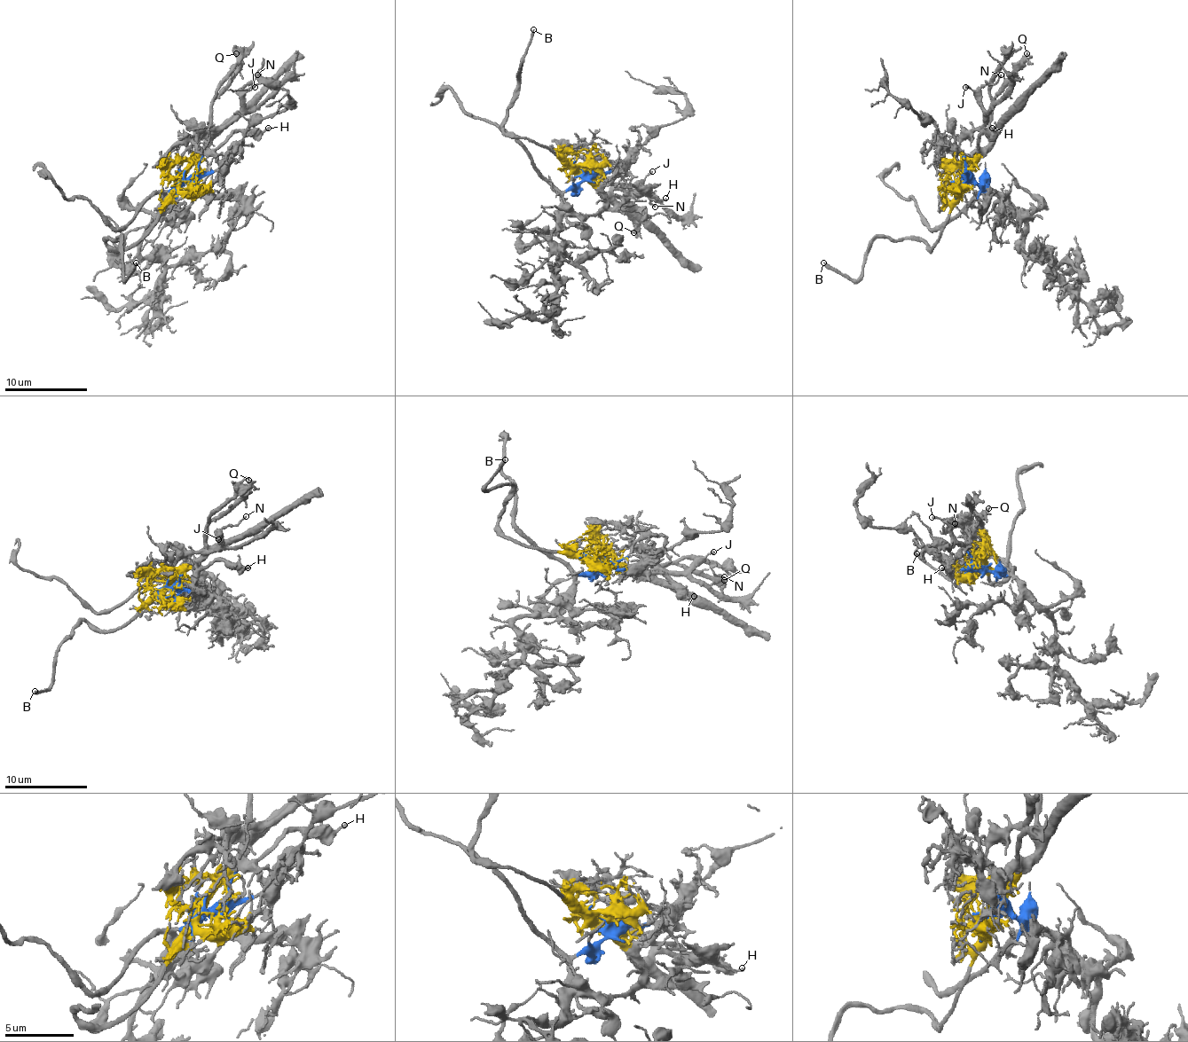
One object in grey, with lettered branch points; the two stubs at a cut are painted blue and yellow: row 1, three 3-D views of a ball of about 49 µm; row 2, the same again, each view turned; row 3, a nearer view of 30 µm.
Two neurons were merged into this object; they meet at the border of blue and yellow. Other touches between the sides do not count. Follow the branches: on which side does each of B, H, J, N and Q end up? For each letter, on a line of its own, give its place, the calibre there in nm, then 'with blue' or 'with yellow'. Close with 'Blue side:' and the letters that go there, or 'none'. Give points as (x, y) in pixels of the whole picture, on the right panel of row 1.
B: at (823, 262); 240 nm thick; with yellow
H: at (992, 128); 180 nm thick; with yellow
J: at (965, 87); 190 nm thick; with yellow
N: at (1001, 74); 120 nm thick; with yellow
Q: at (1026, 53); 400 nm thick; with yellow
Blue side: none

